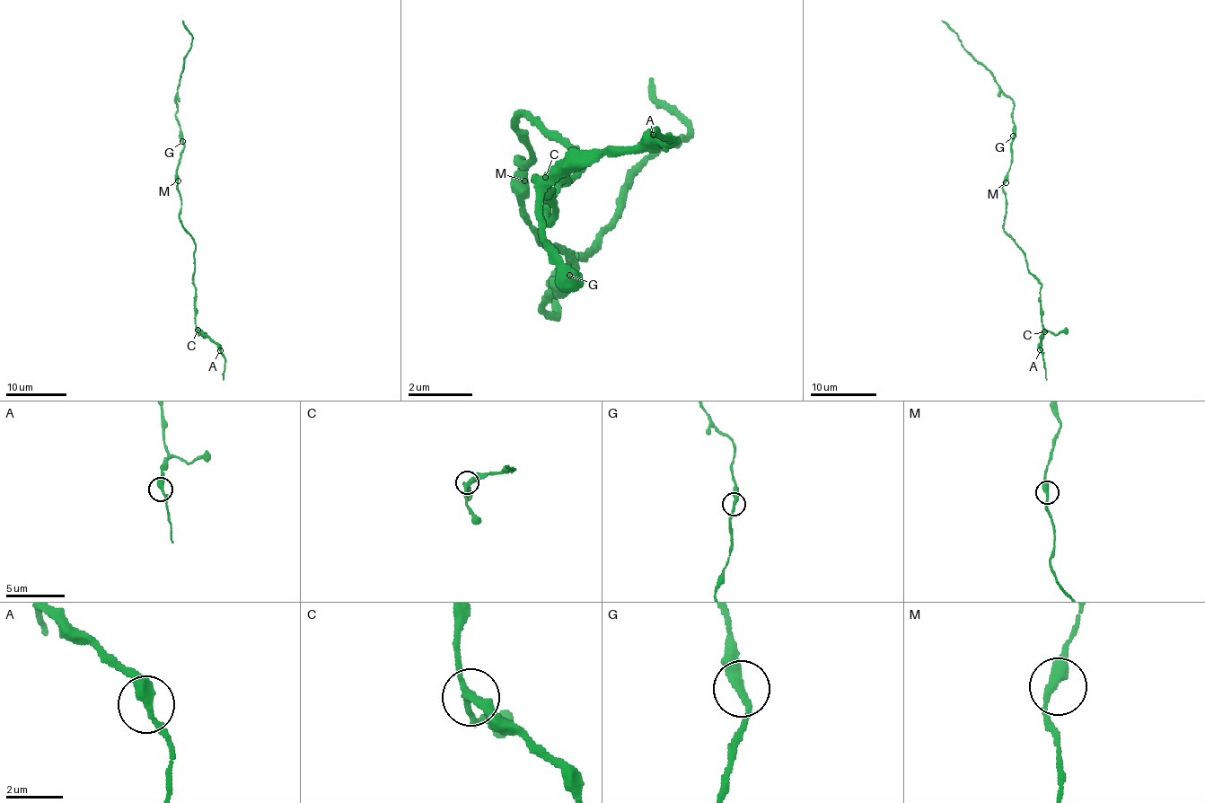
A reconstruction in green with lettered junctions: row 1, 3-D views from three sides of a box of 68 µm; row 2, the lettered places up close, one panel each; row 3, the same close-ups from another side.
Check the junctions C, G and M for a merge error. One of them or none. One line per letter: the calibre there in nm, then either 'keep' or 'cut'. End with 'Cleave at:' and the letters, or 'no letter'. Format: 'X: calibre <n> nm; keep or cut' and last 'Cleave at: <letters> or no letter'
C: calibre 280 nm; keep
G: calibre 300 nm; keep
M: calibre 360 nm; keep
Cleave at: no letter

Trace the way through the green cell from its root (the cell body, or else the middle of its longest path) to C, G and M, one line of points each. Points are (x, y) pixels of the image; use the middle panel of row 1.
C: (532, 158), (519, 113), (583, 158), (552, 190), (548, 225), (543, 175)
G: (532, 158), (527, 167), (520, 161), (517, 175), (522, 213), (547, 251), (574, 267), (569, 275)
M: (532, 158), (534, 163), (527, 167), (520, 161), (522, 165), (523, 159), (524, 180)

